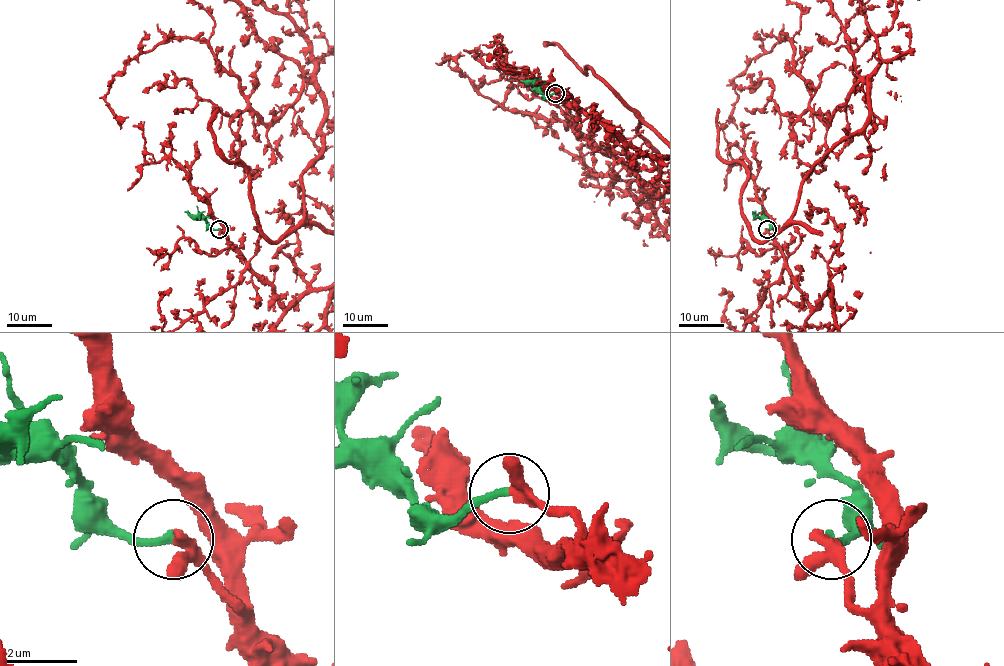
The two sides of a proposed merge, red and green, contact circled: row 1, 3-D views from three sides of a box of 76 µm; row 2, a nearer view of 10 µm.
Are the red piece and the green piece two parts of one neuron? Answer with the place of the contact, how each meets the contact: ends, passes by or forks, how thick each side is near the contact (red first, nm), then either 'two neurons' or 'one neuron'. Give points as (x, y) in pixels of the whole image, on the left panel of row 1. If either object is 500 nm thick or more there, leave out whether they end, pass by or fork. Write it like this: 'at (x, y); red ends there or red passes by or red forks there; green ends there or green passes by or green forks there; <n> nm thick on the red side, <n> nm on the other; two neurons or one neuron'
at (219, 229); red passes by; green ends there; 300 nm thick on the red side, 240 nm on the other; two neurons

